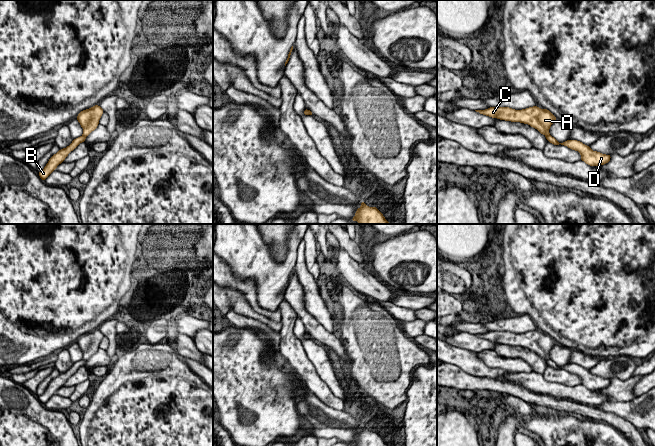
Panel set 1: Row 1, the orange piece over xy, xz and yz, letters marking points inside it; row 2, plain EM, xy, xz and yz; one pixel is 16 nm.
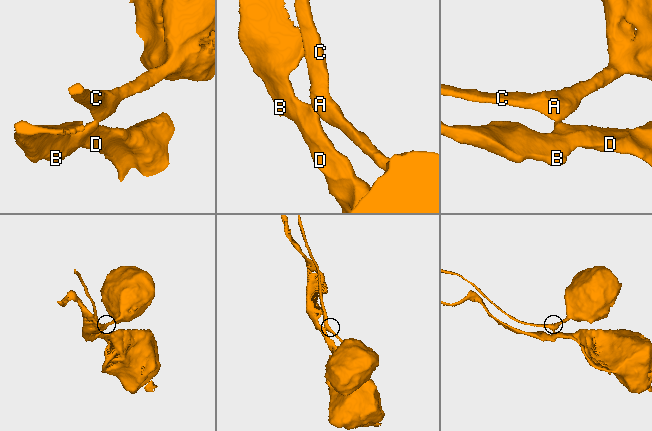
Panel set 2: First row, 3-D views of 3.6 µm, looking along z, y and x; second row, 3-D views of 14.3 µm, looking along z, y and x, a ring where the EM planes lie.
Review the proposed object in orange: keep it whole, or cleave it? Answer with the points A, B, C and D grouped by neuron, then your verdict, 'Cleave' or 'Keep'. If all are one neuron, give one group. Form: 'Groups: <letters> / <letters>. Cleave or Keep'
Groups: A C / B D. Cleave

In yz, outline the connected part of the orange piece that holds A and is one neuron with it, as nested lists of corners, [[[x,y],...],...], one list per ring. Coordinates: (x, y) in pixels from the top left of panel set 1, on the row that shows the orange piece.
[[[537,106],[522,110],[515,110],[509,107],[490,107],[476,112],[500,120],[520,122],[528,124],[537,129],[541,134],[550,136],[549,129],[557,118],[547,109],[540,109]]]

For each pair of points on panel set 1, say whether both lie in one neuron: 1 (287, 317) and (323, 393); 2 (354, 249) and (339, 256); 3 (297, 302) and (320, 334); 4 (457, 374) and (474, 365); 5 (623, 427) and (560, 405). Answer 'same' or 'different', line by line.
1: same
2: different
3: same
4: different
5: same

